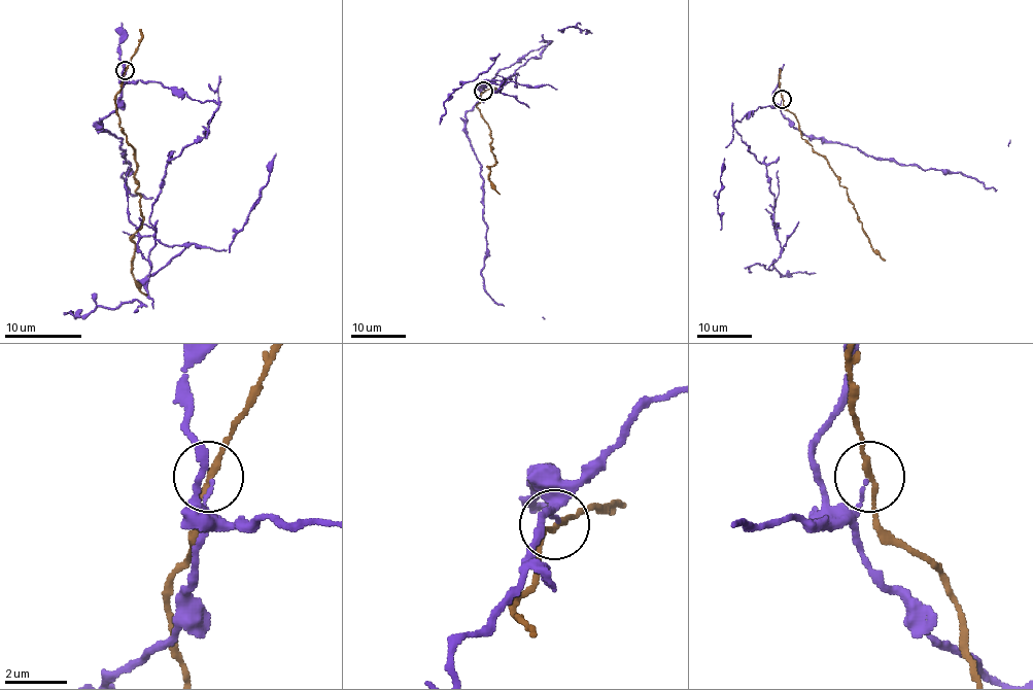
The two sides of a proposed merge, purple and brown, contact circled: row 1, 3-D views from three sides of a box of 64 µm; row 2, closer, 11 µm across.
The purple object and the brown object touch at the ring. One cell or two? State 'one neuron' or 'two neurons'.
two neurons

